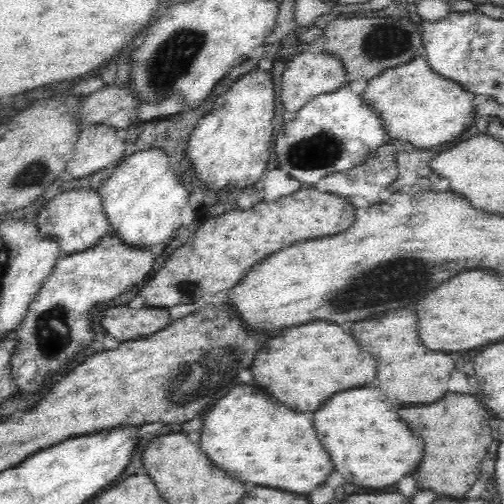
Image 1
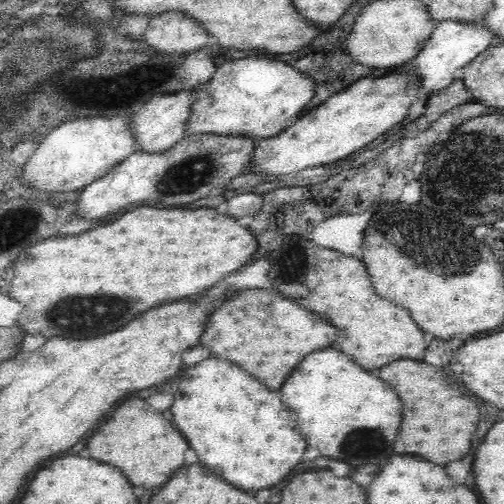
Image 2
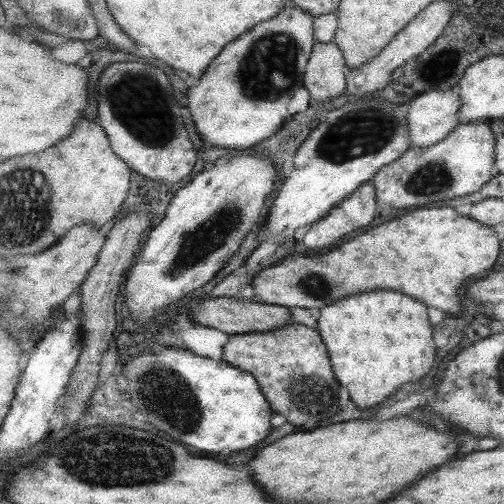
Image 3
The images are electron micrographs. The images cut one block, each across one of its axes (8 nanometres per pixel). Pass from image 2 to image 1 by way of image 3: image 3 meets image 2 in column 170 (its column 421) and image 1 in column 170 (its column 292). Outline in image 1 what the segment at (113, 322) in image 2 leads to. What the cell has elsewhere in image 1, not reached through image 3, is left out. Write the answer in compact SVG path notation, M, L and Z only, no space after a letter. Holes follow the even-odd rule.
M312 186L296 190L276 202L260 202L248 210L234 210L204 222L194 240L178 248L164 268L140 290L148 308L172 308L192 304L204 296L216 296L220 290L234 290L252 266L272 258L272 254L294 244L336 236L356 222L356 208L340 194L318 192Z

